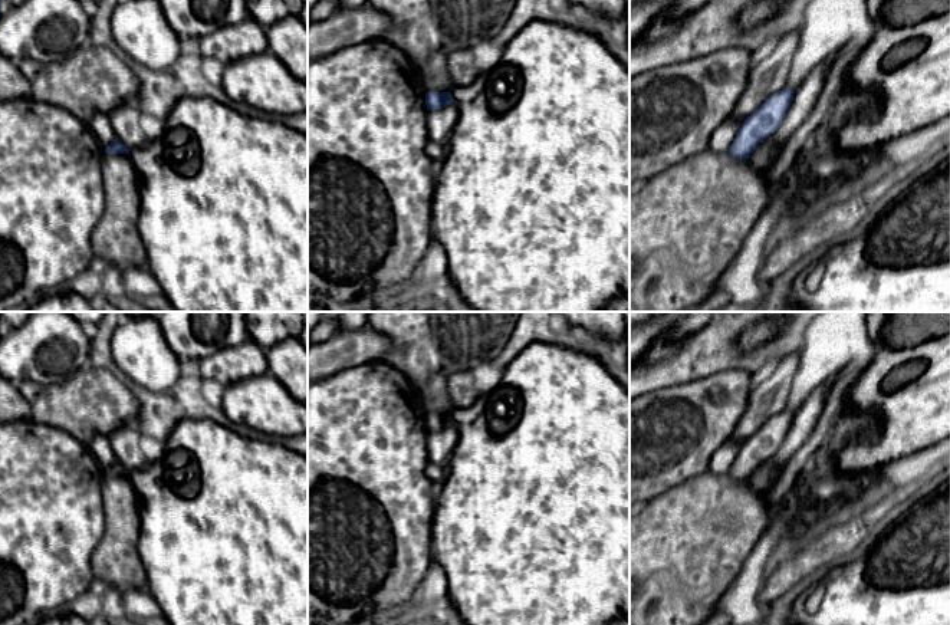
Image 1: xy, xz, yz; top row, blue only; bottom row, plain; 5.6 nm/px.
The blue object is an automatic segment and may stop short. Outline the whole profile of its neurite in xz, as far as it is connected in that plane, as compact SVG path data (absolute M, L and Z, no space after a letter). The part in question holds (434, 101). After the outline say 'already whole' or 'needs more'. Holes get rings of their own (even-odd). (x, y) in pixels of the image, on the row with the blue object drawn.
M427 92L425 93L427 111L441 109L453 102L454 99L450 92Z | already whole

